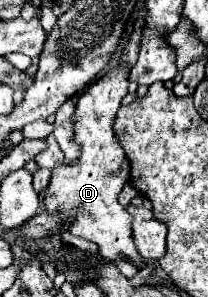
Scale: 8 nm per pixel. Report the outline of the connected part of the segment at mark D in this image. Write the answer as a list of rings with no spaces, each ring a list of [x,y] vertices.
[[[112,69],[102,79],[96,79],[76,103],[74,113],[74,141],[82,145],[82,155],[72,165],[58,165],[52,171],[52,179],[44,199],[44,205],[50,213],[74,215],[68,231],[74,237],[84,237],[94,241],[100,247],[104,259],[122,259],[124,255],[136,263],[144,259],[138,257],[130,233],[130,215],[118,203],[118,193],[130,179],[128,161],[124,149],[114,139],[114,117],[120,109],[122,99],[128,93],[128,69]]]

